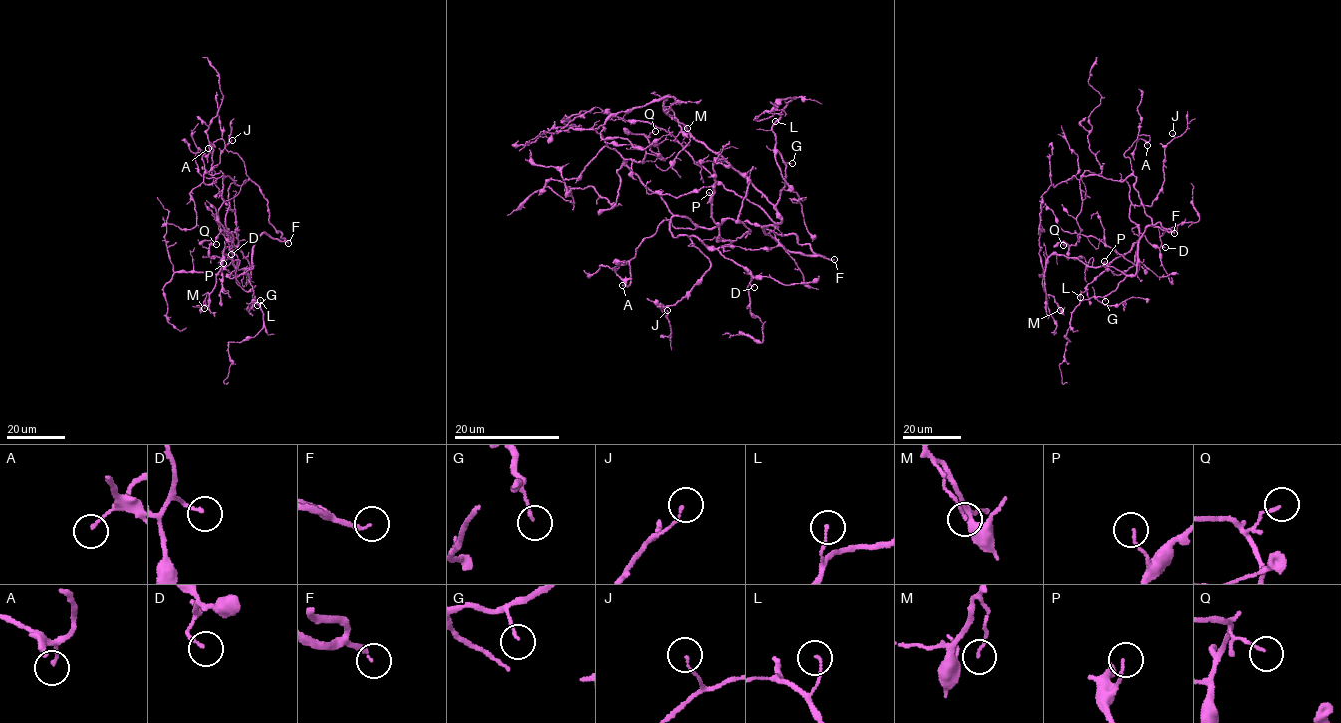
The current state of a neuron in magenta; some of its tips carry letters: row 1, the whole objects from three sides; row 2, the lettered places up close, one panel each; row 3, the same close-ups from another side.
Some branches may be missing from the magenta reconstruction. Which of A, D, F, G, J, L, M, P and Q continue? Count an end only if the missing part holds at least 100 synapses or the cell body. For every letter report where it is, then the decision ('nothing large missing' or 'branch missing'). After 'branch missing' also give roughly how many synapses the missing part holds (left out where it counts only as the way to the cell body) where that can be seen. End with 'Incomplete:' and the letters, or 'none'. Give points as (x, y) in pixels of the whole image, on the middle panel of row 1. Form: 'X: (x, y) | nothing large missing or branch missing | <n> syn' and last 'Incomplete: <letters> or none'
A: (622, 285) | nothing large missing
D: (754, 287) | nothing large missing
F: (834, 259) | branch missing
G: (792, 163) | nothing large missing
J: (667, 310) | nothing large missing
L: (775, 121) | nothing large missing
M: (687, 128) | nothing large missing
P: (709, 192) | nothing large missing
Q: (655, 131) | nothing large missing
Incomplete: F

